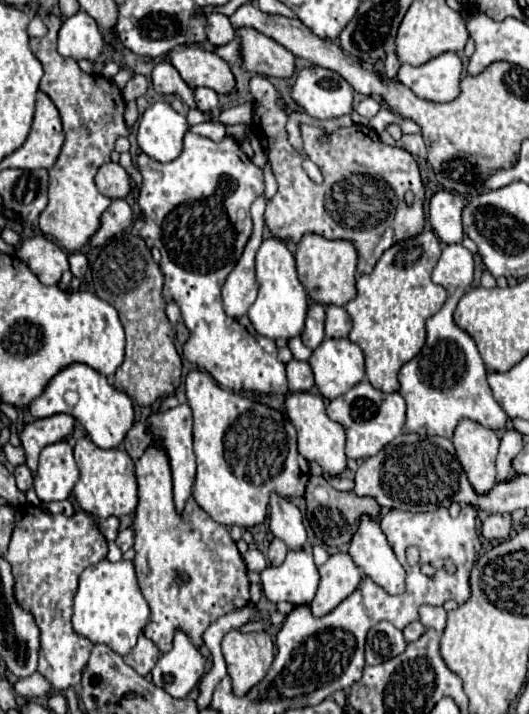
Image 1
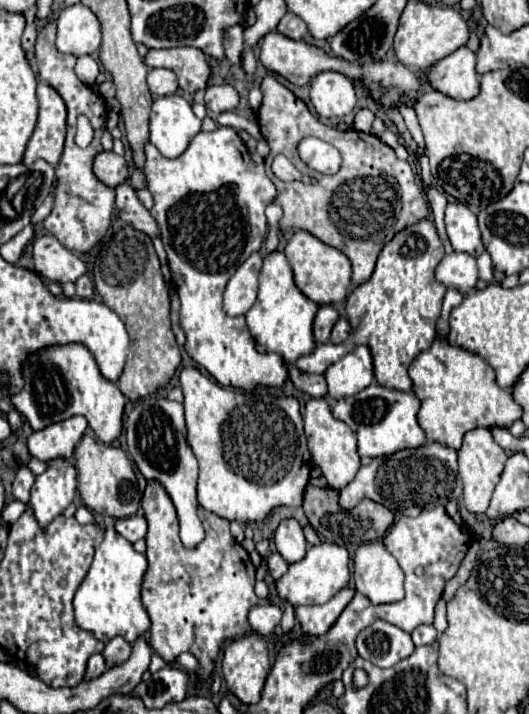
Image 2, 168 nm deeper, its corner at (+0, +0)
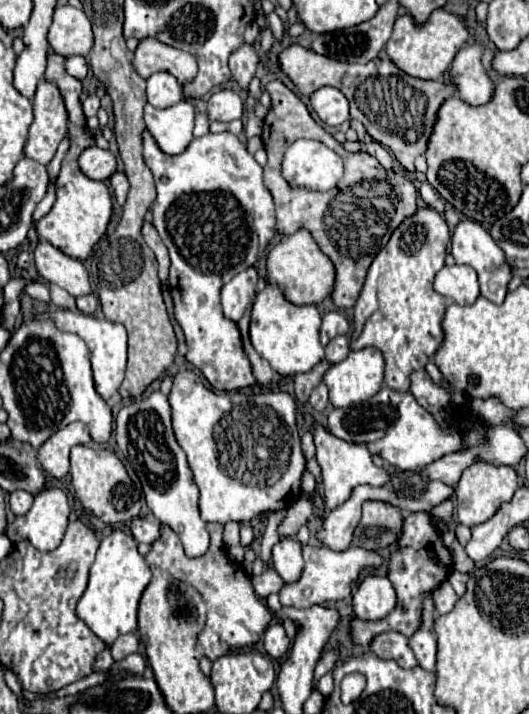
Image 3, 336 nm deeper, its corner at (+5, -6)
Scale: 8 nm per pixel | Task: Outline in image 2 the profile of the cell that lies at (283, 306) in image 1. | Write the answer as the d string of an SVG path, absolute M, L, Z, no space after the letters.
M273 252L263 258L263 268L259 276L259 296L253 308L247 312L247 326L253 338L267 346L269 352L285 356L287 362L295 364L297 358L309 356L315 350L313 338L313 320L319 310L319 304L305 298L293 282L291 266L283 252Z

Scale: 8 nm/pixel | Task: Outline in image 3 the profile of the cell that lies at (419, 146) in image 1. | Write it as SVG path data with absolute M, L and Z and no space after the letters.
M370 142L370 144L366 144L364 150L366 150L368 154L372 154L372 156L374 156L374 158L384 166L384 168L390 168L392 162L394 162L390 150L386 150L386 148L384 148L382 144L378 144L378 142Z

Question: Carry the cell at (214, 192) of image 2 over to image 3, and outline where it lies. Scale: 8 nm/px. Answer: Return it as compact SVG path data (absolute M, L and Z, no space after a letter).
M144 130L144 162L152 170L156 180L158 196L152 204L152 216L154 216L154 228L158 230L162 242L168 248L170 254L170 294L174 300L174 318L184 330L188 354L186 360L192 362L204 378L212 384L218 392L230 392L246 386L254 386L256 378L252 374L250 360L244 354L240 330L236 322L222 316L220 306L220 288L238 272L250 268L256 264L258 256L258 236L254 230L254 216L258 216L258 208L262 206L274 206L270 192L264 188L262 182L262 166L254 160L252 154L248 154L246 144L240 142L230 132L220 134L206 134L202 138L194 138L190 146L178 154L168 156L164 154L156 142L152 140L150 132Z

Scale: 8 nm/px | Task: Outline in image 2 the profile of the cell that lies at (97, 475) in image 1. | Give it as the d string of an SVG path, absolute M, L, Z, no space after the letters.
M87 434L75 448L73 462L77 468L79 492L87 508L91 508L93 512L101 516L113 516L113 518L127 518L137 512L141 502L141 492L137 488L133 466L121 448L101 444Z

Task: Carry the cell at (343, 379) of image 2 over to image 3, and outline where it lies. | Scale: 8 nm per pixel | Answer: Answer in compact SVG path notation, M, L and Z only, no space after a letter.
M376 348L352 350L324 374L330 402L340 408L374 396L384 378L384 358Z

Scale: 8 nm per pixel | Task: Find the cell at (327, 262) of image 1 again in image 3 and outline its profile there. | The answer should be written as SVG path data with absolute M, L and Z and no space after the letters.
M298 230L292 236L284 236L282 242L270 250L266 266L268 266L268 282L276 284L284 292L284 296L296 306L306 304L316 306L324 302L334 290L336 268L332 260L318 248L308 230Z

